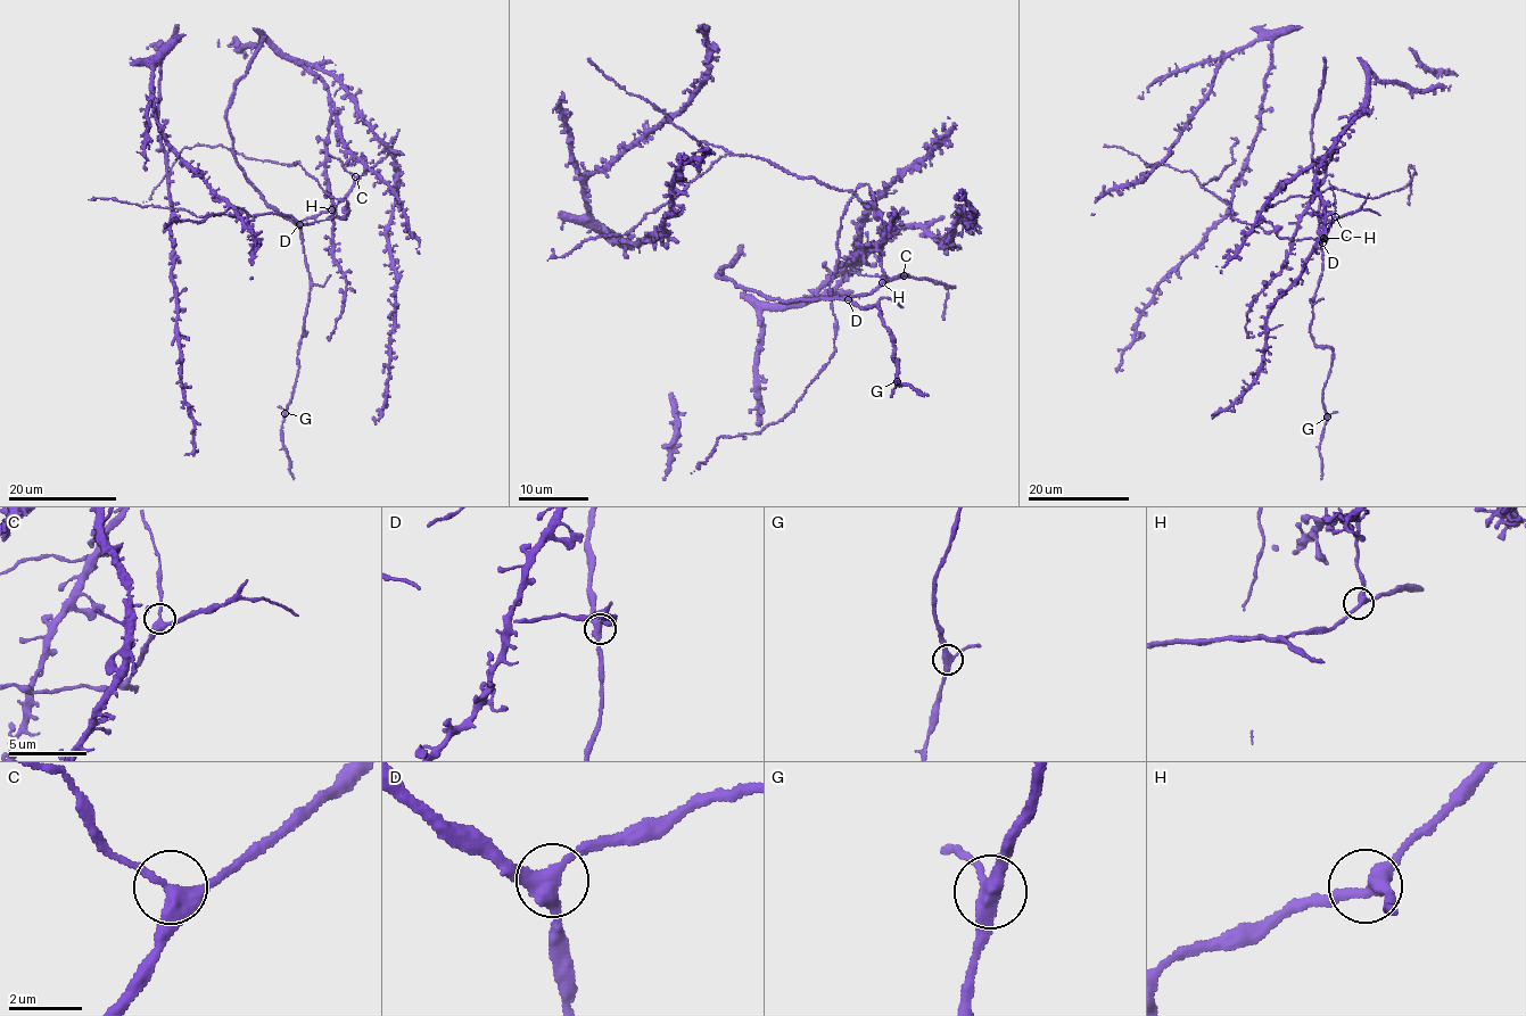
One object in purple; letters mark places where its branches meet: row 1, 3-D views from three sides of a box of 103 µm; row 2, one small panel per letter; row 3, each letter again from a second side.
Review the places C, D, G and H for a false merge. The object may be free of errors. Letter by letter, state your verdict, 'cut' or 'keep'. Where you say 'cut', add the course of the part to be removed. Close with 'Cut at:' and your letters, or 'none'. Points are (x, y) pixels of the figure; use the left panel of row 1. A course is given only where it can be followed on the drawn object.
C: keep
D: keep
G: keep
H: keep
Cut at: none

